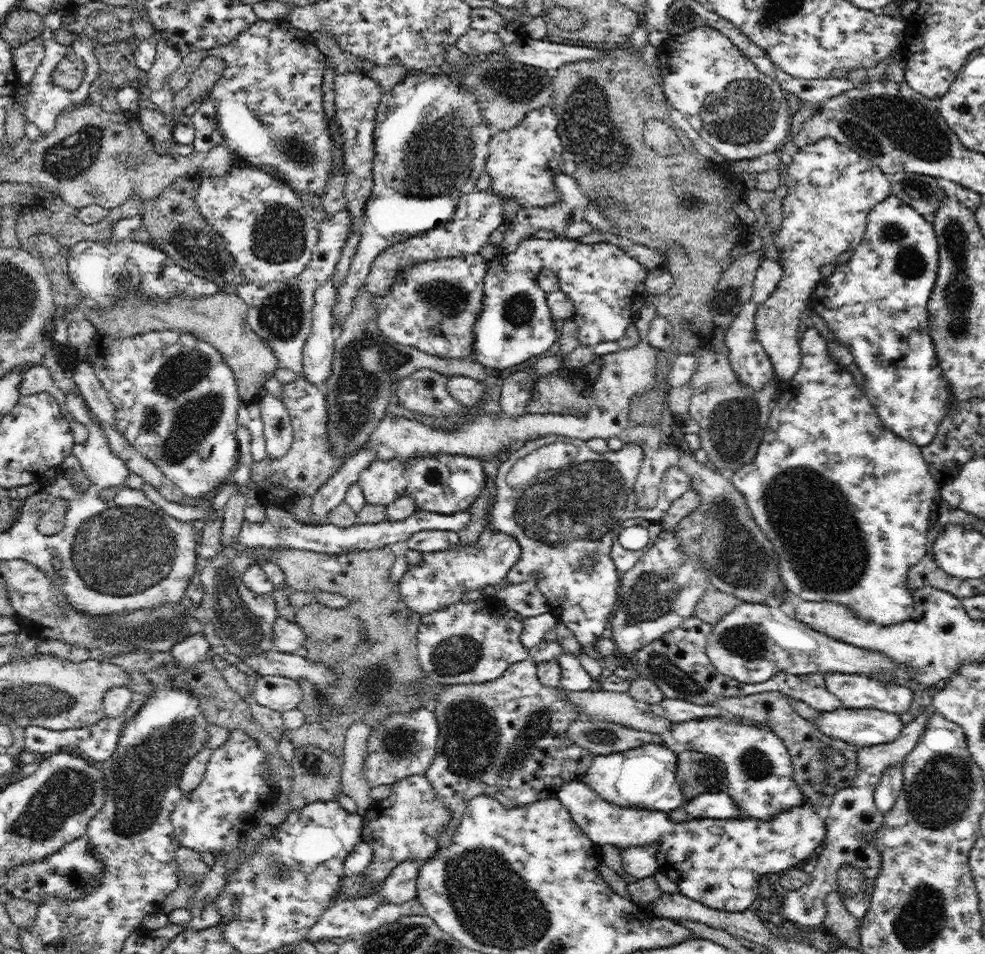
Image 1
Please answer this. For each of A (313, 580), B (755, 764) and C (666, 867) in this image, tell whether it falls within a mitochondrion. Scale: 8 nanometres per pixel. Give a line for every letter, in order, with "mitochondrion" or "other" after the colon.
A: other
B: mitochondrion
C: other

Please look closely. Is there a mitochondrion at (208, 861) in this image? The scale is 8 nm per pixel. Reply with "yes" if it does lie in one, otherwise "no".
no

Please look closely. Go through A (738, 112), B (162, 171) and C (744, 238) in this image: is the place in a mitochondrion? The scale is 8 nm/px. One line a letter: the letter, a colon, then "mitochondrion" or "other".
A: mitochondrion
B: other
C: other

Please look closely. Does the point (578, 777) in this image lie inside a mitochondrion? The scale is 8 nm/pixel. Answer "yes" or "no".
no

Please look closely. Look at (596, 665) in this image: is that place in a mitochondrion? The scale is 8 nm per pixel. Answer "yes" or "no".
no

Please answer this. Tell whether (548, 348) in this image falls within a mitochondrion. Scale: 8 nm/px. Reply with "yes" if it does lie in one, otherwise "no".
no

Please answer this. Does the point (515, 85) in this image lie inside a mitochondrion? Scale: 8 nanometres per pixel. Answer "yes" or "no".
yes

